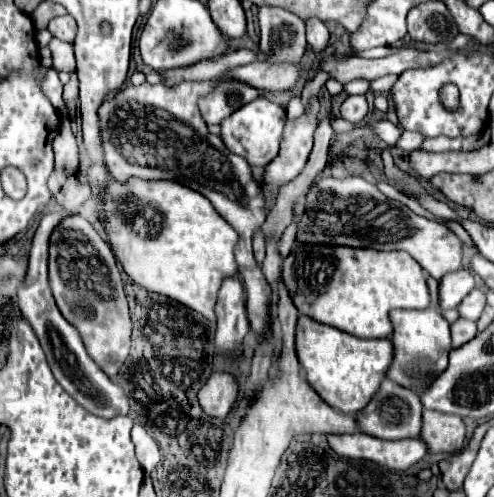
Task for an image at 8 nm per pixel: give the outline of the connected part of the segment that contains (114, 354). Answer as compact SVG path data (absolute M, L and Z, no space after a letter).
M80 215L64 217L50 235L50 287L52 287L52 293L58 303L60 313L64 315L64 319L68 323L72 323L78 329L88 355L110 379L116 379L120 367L124 365L124 361L128 359L128 353L130 353L130 331L132 331L130 311L128 311L126 295L122 289L122 277L116 267L112 249L96 233L92 223L88 223Z

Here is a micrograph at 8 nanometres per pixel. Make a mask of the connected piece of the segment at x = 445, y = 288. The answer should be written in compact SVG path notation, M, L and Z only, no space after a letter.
M458 269L440 279L440 309L454 309L474 289L474 275L466 269Z

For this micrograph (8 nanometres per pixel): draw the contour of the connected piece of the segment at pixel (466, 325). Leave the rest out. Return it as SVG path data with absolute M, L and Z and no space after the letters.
M458 319L452 323L452 345L460 347L476 335L476 323L468 319Z

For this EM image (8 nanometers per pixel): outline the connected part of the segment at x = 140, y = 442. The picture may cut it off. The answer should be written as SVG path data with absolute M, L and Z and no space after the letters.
M136 423L132 427L132 441L136 445L136 457L138 457L140 465L142 465L142 469L150 475L160 463L158 443L146 433L146 429L140 423Z

